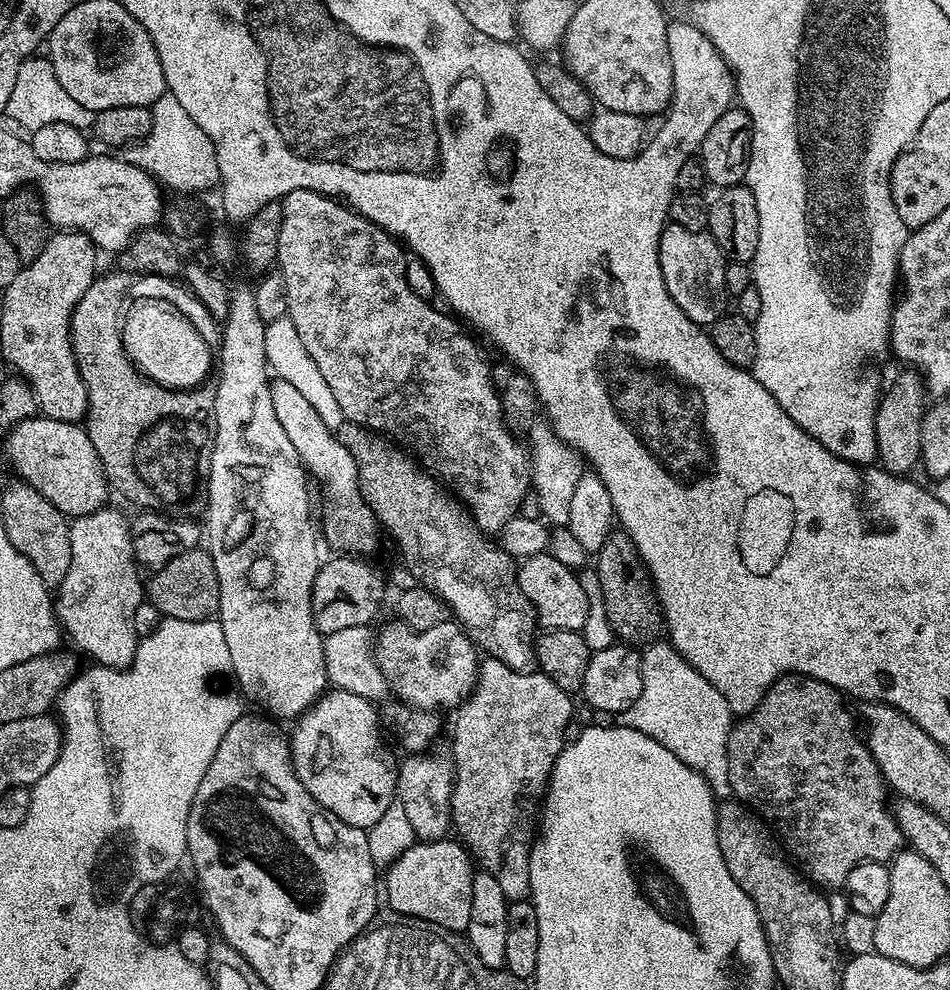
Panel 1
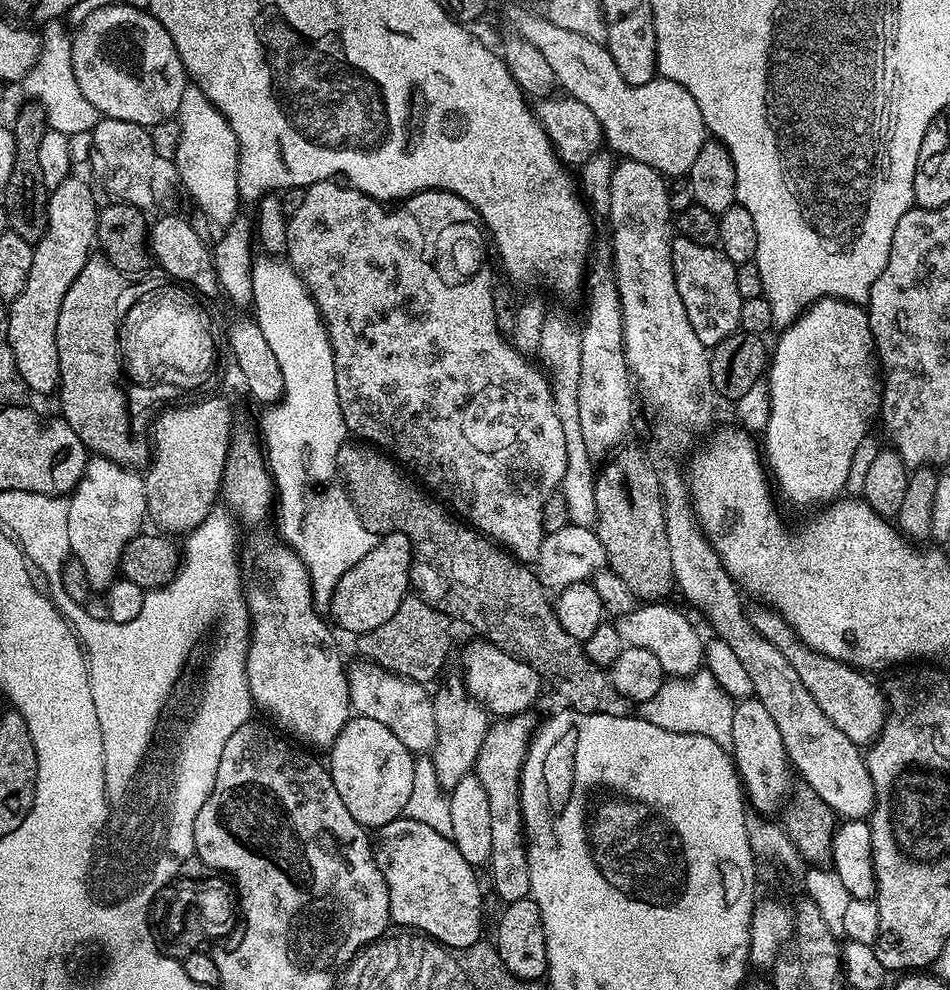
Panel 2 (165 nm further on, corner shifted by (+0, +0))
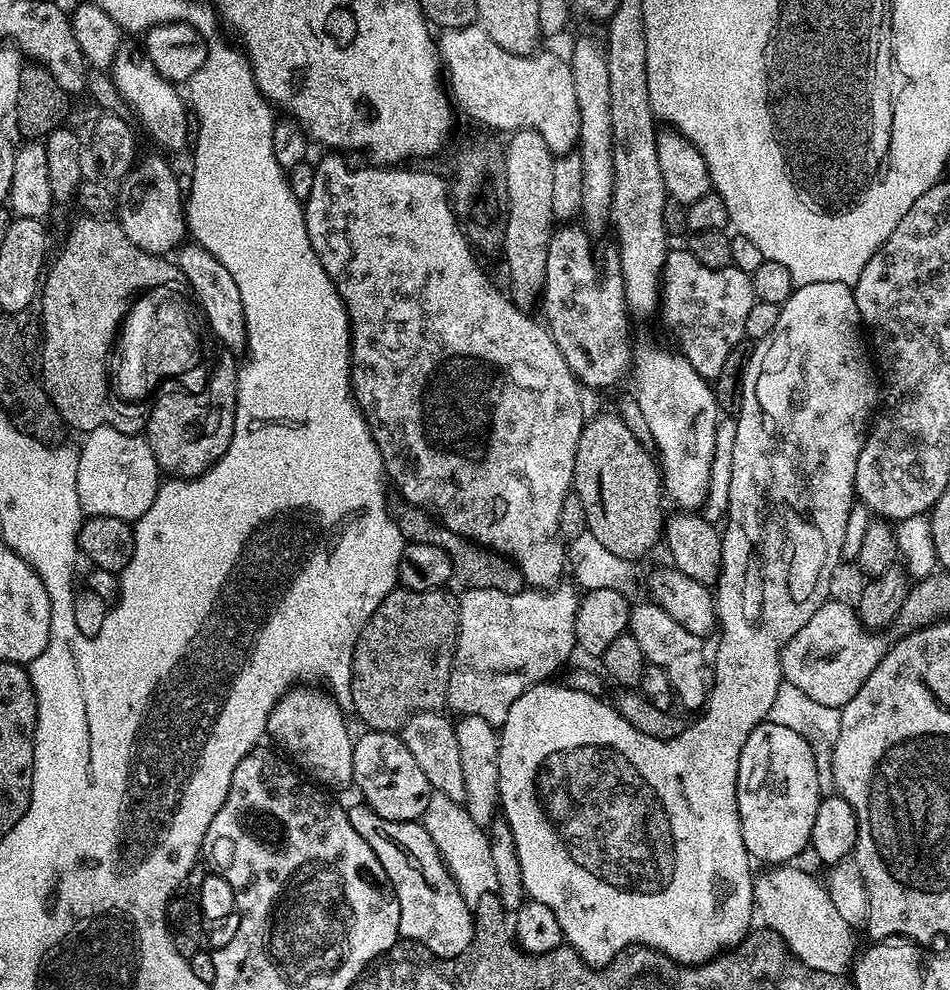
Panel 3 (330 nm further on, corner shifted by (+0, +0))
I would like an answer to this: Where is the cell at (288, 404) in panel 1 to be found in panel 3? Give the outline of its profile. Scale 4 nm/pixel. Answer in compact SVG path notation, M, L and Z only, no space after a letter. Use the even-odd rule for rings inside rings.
M185 242L174 253L176 265L182 270L184 283L196 295L212 332L224 343L223 347L233 354L245 351L248 335L246 334L246 314L242 310L242 294L238 291L238 285L230 275L230 270L210 254L201 244Z

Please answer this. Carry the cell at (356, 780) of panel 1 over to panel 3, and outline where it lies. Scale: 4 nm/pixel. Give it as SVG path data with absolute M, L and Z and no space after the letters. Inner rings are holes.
M371 730L361 731L361 736L355 737L352 749L354 750L354 774L352 784L360 787L363 803L372 808L387 820L411 820L419 821L423 817L426 806L430 803L433 790L430 782L426 782L426 774L418 767L418 762L410 750L406 750L403 740L399 735L391 732L374 732Z

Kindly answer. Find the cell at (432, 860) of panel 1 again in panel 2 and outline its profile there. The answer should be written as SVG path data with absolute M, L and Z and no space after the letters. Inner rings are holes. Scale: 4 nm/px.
M401 818L382 826L374 836L376 865L386 878L390 894L390 921L393 925L424 933L439 944L451 948L474 946L482 938L484 900L480 897L480 884L476 881L477 869L462 854L458 854L449 837L438 834L423 822Z

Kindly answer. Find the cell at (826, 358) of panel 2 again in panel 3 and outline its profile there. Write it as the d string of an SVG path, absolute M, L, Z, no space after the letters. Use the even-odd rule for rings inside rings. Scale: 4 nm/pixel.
M837 280L810 282L793 287L790 298L780 305L778 323L774 330L751 349L748 364L744 367L744 389L740 395L738 415L734 420L736 433L730 440L730 447L734 450L734 470L730 473L730 506L720 538L720 577L714 585L716 622L718 635L720 634L714 664L716 684L709 691L706 707L693 719L697 719L693 724L691 721L682 730L682 734L678 734L678 738L659 740L650 738L650 734L642 734L642 730L634 730L634 726L630 726L630 722L622 718L620 711L609 701L607 704L604 698L567 688L563 682L541 682L526 689L516 699L514 706L510 706L510 714L506 714L506 722L499 725L499 807L502 809L503 820L514 834L514 846L518 846L518 862L522 866L525 893L531 899L542 902L542 906L550 906L550 910L554 910L554 918L558 918L558 926L562 926L567 947L574 949L588 964L604 966L621 952L636 945L655 948L670 959L687 965L704 964L715 960L728 949L735 948L753 927L754 864L744 845L738 814L735 794L738 762L742 746L746 746L746 738L750 738L752 731L768 720L770 706L774 706L774 698L782 683L780 656L784 647L794 634L798 634L798 630L802 630L802 626L806 626L806 622L810 622L810 618L814 618L814 610L818 610L818 606L825 604L833 595L832 575L835 574L836 567L842 564L848 512L854 506L858 454L862 454L866 425L873 419L877 408L878 372L874 367L869 345L862 335L855 291Z

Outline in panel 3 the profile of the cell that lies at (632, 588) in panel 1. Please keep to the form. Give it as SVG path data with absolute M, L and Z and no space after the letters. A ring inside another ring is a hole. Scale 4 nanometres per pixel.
M596 416L587 421L582 430L582 434L578 438L578 450L574 454L574 474L572 475L572 487L575 494L582 500L582 505L585 510L585 522L587 524L587 532L594 534L598 541L602 542L606 549L612 554L620 555L622 559L633 562L639 561L639 556L644 556L657 543L662 540L664 530L664 521L666 519L666 511L664 512L663 504L666 504L665 497L662 495L662 473L657 460L649 449L642 446L642 442L638 442L634 428L631 428L626 421L620 416Z

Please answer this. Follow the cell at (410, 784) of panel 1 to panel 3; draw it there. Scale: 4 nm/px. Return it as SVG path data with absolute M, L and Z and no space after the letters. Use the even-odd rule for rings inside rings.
M564 587L519 592L468 588L465 596L459 597L460 629L456 635L456 653L450 670L447 702L449 709L453 708L460 716L481 716L493 726L502 725L506 722L506 714L510 714L510 706L514 706L516 699L526 689L555 677L552 675L556 671L559 673L569 663L567 660L571 658L572 652L577 651L574 622L581 593L575 587Z

